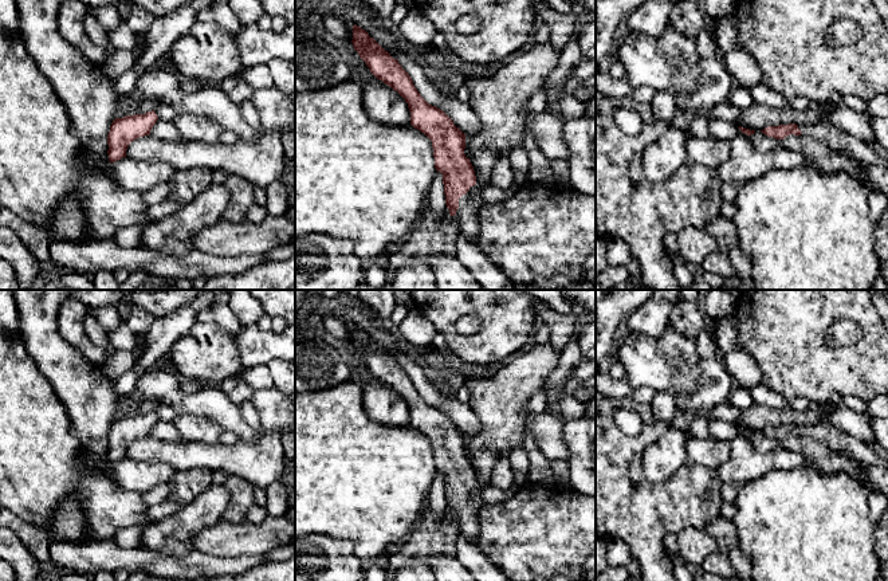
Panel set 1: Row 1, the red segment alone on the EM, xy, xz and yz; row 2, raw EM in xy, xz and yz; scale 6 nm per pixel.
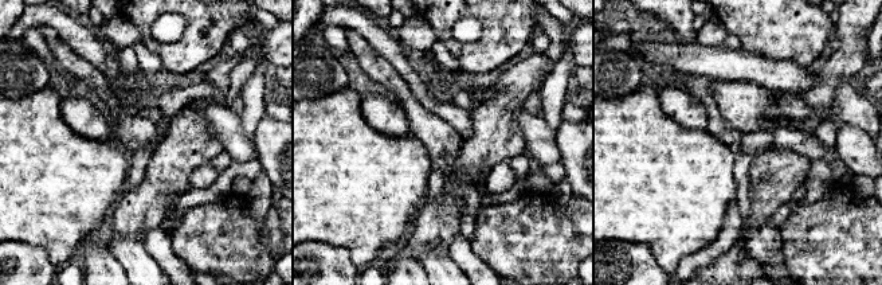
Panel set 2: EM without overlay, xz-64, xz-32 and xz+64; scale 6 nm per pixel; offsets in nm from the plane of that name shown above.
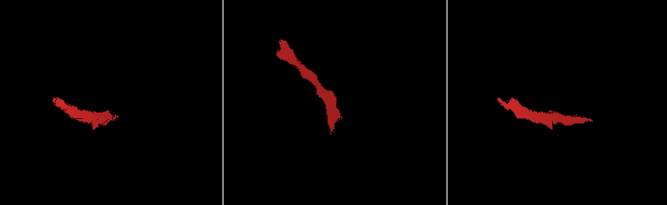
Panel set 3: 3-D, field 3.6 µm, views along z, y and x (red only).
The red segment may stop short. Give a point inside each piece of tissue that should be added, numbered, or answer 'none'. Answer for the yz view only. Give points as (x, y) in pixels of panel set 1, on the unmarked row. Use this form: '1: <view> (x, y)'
1: yz (836, 439)

